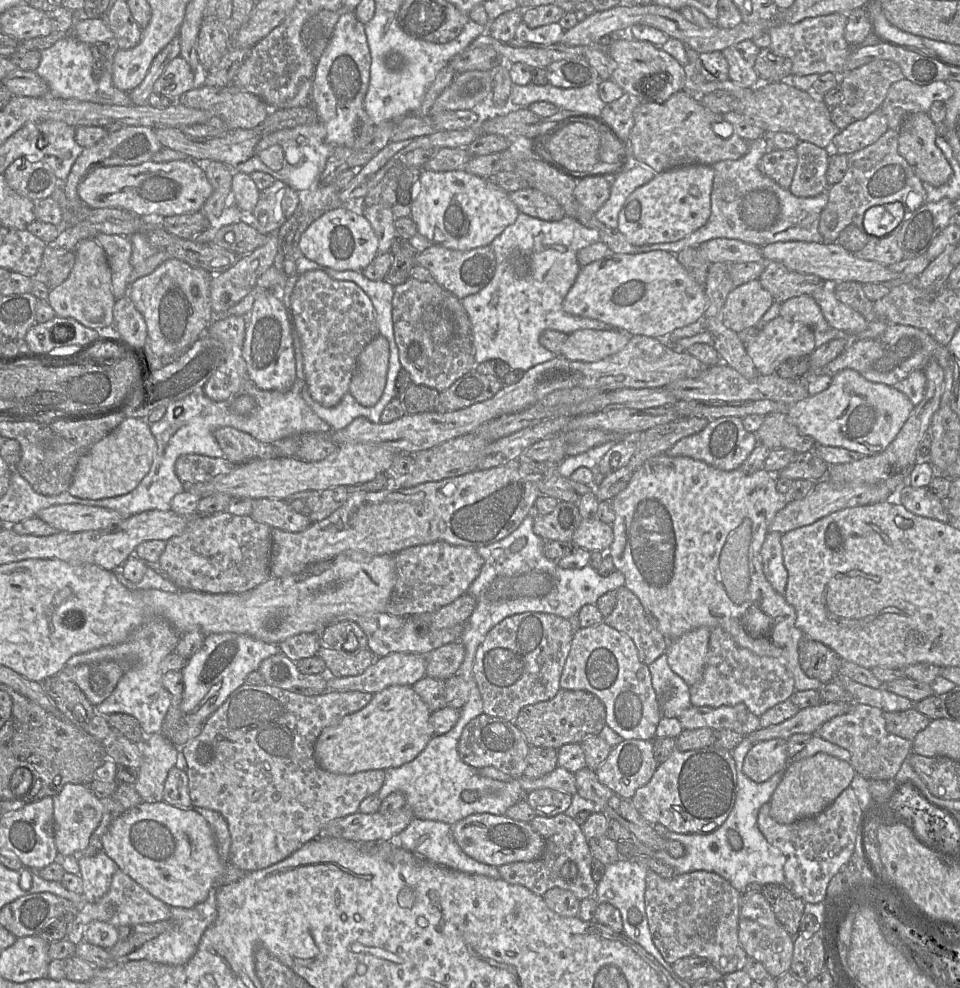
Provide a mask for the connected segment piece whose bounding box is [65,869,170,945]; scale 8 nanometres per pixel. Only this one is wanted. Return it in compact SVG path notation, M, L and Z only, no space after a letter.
M118 869L112 877L109 890L104 896L93 903L85 903L77 907L76 914L69 924L66 938L74 944L83 942L83 934L94 921L102 921L118 928L120 926L134 927L139 924L149 924L169 920L170 906L150 895L131 877Z

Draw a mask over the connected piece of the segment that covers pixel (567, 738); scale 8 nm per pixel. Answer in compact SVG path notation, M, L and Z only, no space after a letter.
M562 689L550 700L525 706L514 720L530 746L559 749L565 744L580 743L588 737L598 736L606 725L606 709L603 702L585 690Z

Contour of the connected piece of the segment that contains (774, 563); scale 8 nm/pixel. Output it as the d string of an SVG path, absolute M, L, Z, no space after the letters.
M778 532L768 533L760 553L767 580L777 593L784 595L788 572L783 562L781 536L782 534Z

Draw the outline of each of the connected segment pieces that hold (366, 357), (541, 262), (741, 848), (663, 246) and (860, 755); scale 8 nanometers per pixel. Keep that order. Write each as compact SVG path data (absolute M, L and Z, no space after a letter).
M378 334L360 353L349 393L364 407L374 406L386 385L389 365L389 342Z
M520 212L516 221L506 227L491 243L496 257L493 278L479 292L461 300L472 324L476 363L501 359L512 369L526 371L557 356L539 342L539 337L545 330L570 334L580 329L612 329L602 321L573 316L563 309L563 301L581 269L577 260L578 251L593 243L601 242L601 239L599 231L584 226L568 215L560 221L544 221Z
M744 737L739 745L732 750L737 772L737 796L732 811L718 829L710 834L677 833L677 841L685 848L685 855L681 858L673 858L666 850L654 851L634 839L637 853L649 855L671 866L676 875L694 871L716 873L742 894L747 885L751 883L785 885L785 856L767 842L757 825L759 810L762 805L770 801L783 778L784 771L777 772L769 780L762 783L756 783L749 779L743 772L743 763L753 744Z
M765 136L750 142L747 153L740 159L711 165L714 179L708 221L679 241L641 246L637 253L664 250L676 255L686 247L699 247L714 238L737 239L759 247L788 241L822 243L819 220L828 203L828 190L814 197L794 196L759 170L759 161L764 154Z
M851 704L852 707L847 713L825 722L815 735L847 749L851 753L850 764L856 773L866 779L894 779L903 761L913 752L913 741L892 734L886 729L882 709L868 704Z

